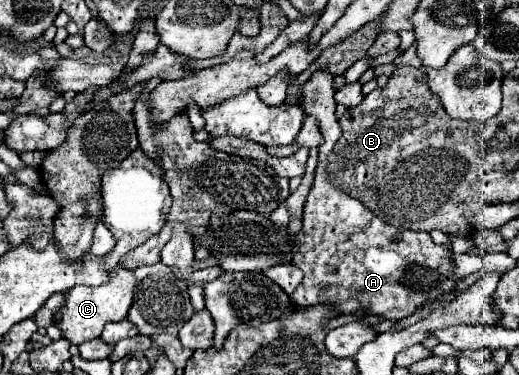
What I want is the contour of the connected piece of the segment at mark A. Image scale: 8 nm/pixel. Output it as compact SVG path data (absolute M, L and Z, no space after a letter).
M316 72L306 84L304 84L304 98L302 108L306 114L312 114L318 120L320 132L324 136L324 142L320 144L320 158L316 166L314 184L306 196L304 204L304 226L296 236L298 250L294 256L294 264L304 272L304 280L300 288L292 294L292 302L298 306L316 306L316 304L332 304L334 312L338 314L378 314L388 320L400 320L416 312L424 302L440 300L444 294L450 294L454 286L458 284L458 278L454 274L454 262L452 262L452 250L444 244L434 244L430 234L426 232L412 232L404 228L390 226L376 218L360 200L352 198L346 190L342 190L326 172L328 168L328 154L332 152L334 144L342 136L342 128L338 124L338 118L334 114L336 102L334 102L334 76L328 76L328 72Z

